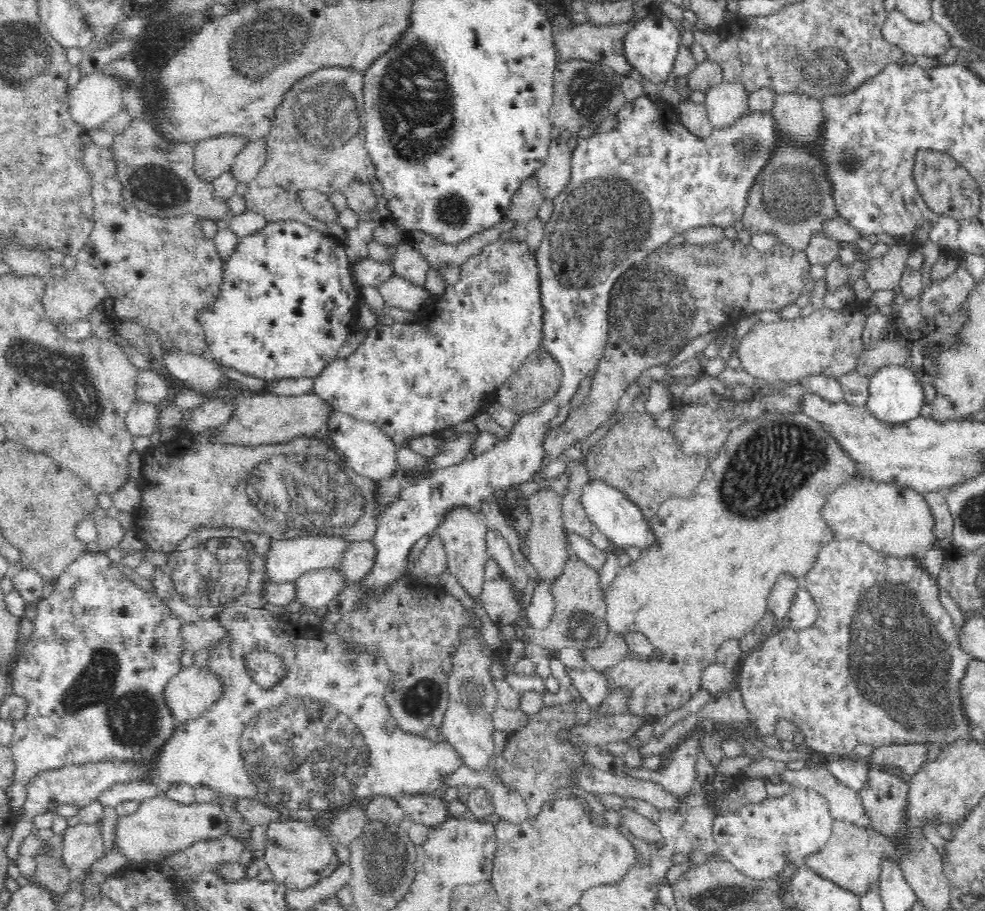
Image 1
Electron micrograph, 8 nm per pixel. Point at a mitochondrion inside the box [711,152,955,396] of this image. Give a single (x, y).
(939, 298)

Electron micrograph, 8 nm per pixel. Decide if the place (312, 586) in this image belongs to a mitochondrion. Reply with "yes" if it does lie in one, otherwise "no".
no

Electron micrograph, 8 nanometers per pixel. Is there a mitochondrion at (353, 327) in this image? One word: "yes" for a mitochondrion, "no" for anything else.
no

